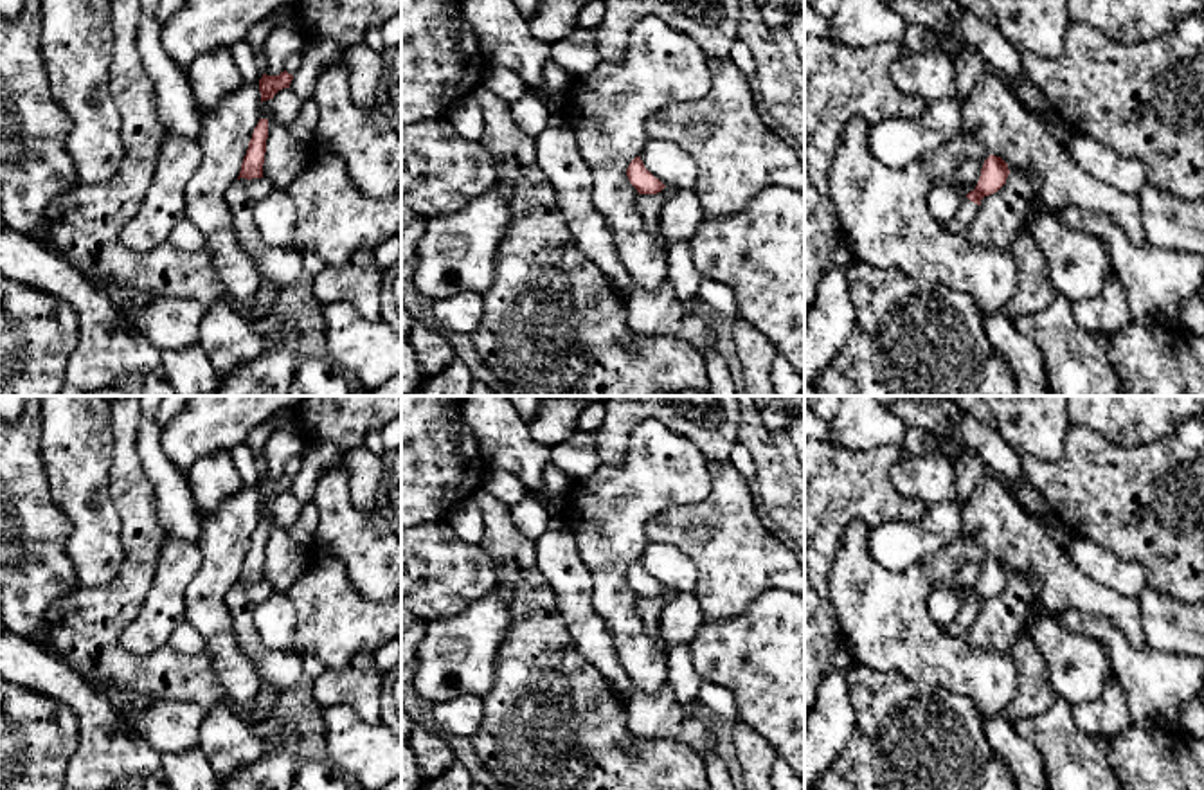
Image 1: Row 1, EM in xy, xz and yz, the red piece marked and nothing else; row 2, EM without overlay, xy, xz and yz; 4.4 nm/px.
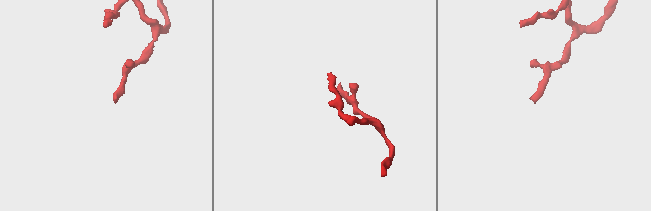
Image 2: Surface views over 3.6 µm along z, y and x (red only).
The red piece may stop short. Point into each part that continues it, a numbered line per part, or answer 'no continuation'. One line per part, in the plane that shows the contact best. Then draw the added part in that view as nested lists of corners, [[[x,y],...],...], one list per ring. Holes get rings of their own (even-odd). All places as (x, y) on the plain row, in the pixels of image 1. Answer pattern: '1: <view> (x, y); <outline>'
1: yz (967, 614); [[[961,601],[956,619],[948,623],[945,630],[956,637],[968,633],[968,628],[977,619],[977,612],[979,612],[977,606],[970,605],[968,601]]]

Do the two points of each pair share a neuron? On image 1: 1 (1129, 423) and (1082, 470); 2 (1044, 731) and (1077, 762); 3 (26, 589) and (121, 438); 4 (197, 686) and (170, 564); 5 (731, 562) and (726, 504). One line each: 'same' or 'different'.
1: different
2: same
3: different
4: different
5: same

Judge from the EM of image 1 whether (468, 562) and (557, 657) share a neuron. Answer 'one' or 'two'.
two

